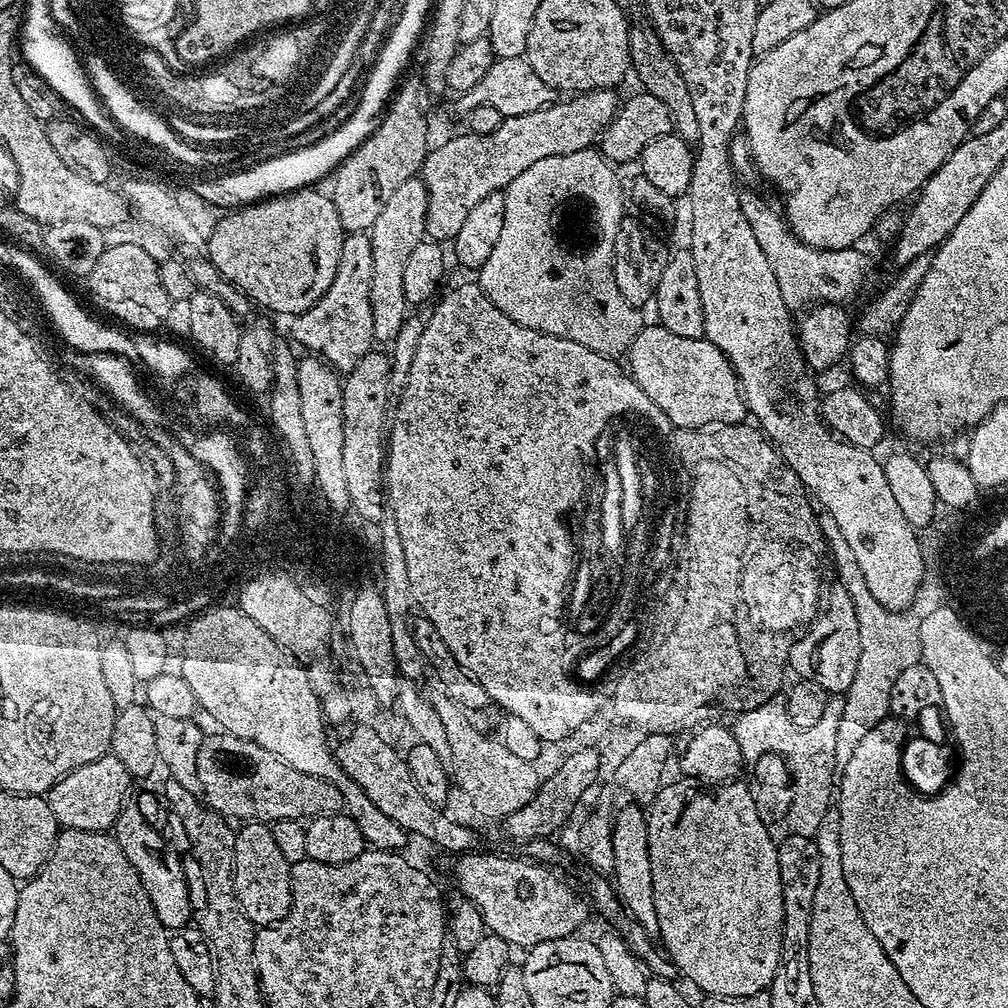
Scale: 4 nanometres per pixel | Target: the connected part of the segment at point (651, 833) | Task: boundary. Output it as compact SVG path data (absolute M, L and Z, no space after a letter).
M725 782L721 783L719 787L715 789L717 792L700 792L697 796L690 797L680 809L672 808L672 796L667 790L664 790L651 801L650 807L652 807L652 812L650 808L650 811L647 813L648 837L650 838L650 866L654 874L654 910L658 912L658 926L660 927L659 939L661 941L664 940L664 944L662 943L663 951L666 953L668 959L672 961L677 973L681 972L690 983L697 984L697 986L701 988L701 993L709 996L741 996L742 994L758 994L759 992L769 991L772 987L774 974L780 965L780 951L782 950L782 918L784 914L782 908L782 874L778 866L778 854L780 853L780 849L777 841L772 841L772 836L768 833L768 830L770 830L769 825L765 823L758 812L758 806L755 805L751 787L749 787L747 783L745 783L745 785L738 783L739 782Z

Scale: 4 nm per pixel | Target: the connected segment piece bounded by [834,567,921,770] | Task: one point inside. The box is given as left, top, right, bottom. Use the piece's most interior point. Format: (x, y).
(889, 641)

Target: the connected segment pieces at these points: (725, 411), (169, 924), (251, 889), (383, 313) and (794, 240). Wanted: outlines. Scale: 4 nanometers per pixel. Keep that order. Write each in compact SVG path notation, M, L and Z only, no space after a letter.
M659 322L641 327L626 353L627 367L636 385L668 415L677 429L706 429L739 424L746 416L746 399L739 377L726 354L706 338L682 338L670 334Z
M138 792L129 795L127 804L118 814L114 839L126 854L126 862L134 866L150 898L150 906L154 906L154 914L158 914L158 922L169 930L187 928L191 921L188 919L192 916L192 896L188 893L184 864L172 845L178 837L178 821L157 793L156 797L152 792Z
M248 822L241 828L244 829L236 832L232 859L232 885L236 897L252 924L276 924L286 918L292 905L292 865L282 858L282 850L278 850L272 829L267 823Z
M413 178L402 182L398 190L382 206L374 226L370 229L372 249L374 250L374 278L370 278L370 314L372 315L373 341L390 342L402 330L404 321L410 315L410 305L402 287L402 273L406 267L406 258L418 242L425 239L426 210L428 209L428 191L423 179Z
M745 187L741 191L740 205L754 230L754 238L758 238L758 246L762 246L762 254L766 254L766 262L770 262L774 270L774 278L778 278L778 288L789 309L803 309L817 302L848 302L844 300L863 286L868 276L868 260L859 252L859 247L826 250L803 244L788 227L787 219L777 209L776 213L752 188Z

